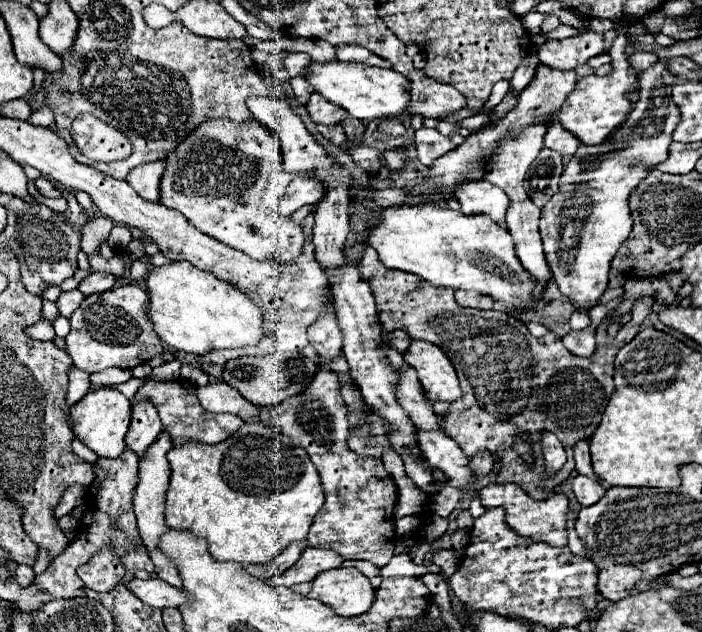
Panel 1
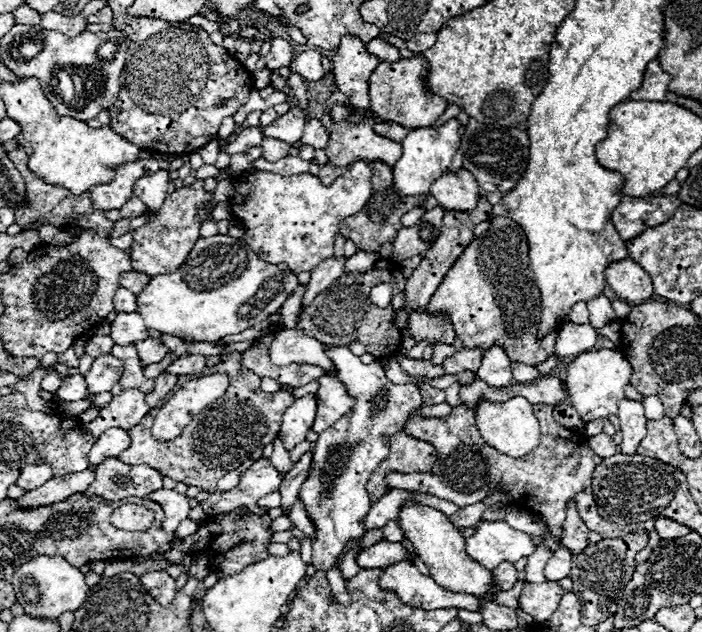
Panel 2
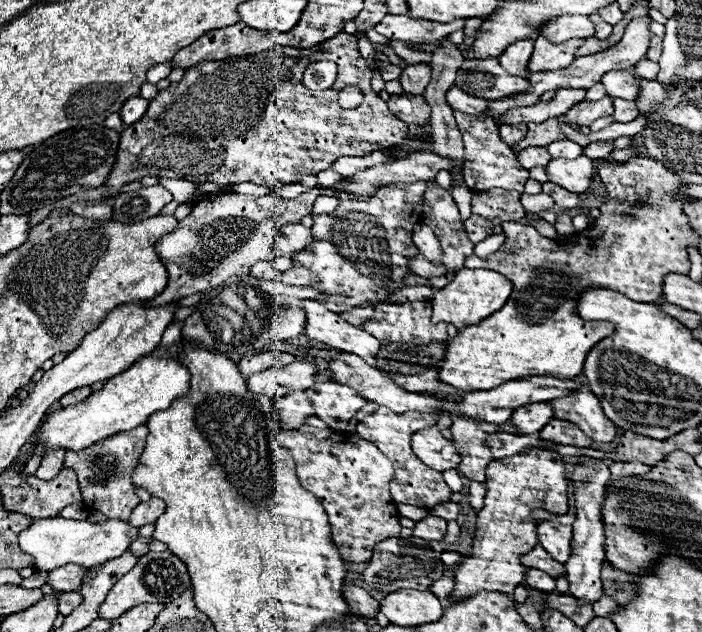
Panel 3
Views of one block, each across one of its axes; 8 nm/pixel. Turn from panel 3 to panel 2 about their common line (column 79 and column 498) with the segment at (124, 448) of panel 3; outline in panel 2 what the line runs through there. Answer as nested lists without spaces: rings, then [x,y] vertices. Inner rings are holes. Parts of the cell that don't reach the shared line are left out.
[[[458,404],[456,408],[452,408],[452,412],[444,418],[426,418],[426,416],[420,416],[418,410],[414,410],[406,420],[404,430],[414,438],[436,446],[438,462],[436,462],[434,470],[430,470],[428,474],[392,472],[392,474],[388,474],[386,482],[392,488],[426,492],[436,498],[454,502],[456,506],[470,506],[470,504],[482,502],[494,490],[494,486],[500,484],[512,496],[512,500],[516,504],[518,502],[522,502],[522,504],[534,502],[534,514],[538,514],[542,520],[546,520],[550,532],[554,534],[554,538],[558,542],[562,536],[562,522],[566,518],[566,504],[570,500],[574,500],[582,522],[590,530],[600,532],[602,538],[624,538],[626,534],[646,530],[648,542],[641,551],[641,555],[637,555],[636,564],[645,562],[650,550],[654,546],[658,546],[661,540],[654,530],[655,518],[638,524],[620,526],[614,522],[606,522],[598,514],[596,500],[590,490],[590,486],[592,486],[590,480],[592,480],[594,466],[596,466],[592,462],[594,452],[584,442],[584,438],[580,438],[580,434],[560,426],[552,418],[552,410],[554,410],[552,406],[544,406],[544,404],[534,406],[534,414],[542,426],[542,444],[536,450],[532,450],[532,454],[526,454],[524,458],[510,458],[510,456],[494,450],[492,446],[488,446],[476,428],[474,412],[470,408],[466,408],[464,404]]]

